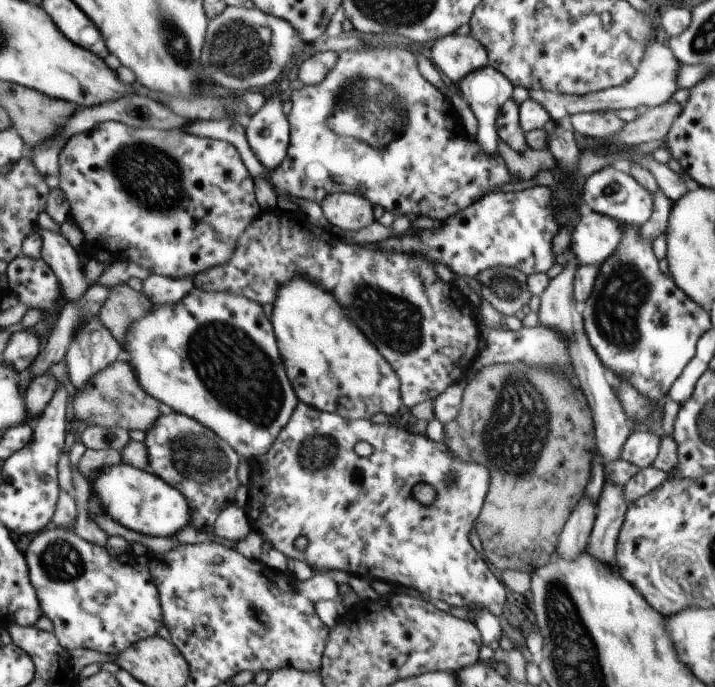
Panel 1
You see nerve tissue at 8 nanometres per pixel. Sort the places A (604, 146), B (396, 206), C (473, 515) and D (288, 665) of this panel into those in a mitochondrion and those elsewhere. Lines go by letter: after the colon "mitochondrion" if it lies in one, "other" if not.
A: other
B: other
C: other
D: other

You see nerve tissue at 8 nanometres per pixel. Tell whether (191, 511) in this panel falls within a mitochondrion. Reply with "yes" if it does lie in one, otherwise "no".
no

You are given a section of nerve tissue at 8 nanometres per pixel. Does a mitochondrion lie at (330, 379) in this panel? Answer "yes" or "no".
no

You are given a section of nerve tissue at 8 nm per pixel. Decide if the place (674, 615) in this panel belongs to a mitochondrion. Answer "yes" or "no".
no

